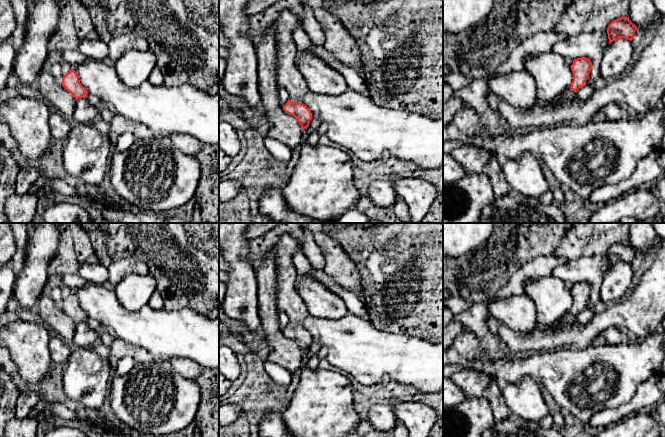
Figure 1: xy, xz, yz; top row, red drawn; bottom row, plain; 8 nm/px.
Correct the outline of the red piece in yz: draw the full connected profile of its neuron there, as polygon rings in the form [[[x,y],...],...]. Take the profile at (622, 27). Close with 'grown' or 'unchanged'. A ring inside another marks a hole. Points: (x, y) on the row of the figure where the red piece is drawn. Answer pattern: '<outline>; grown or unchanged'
[[[622,16],[612,21],[607,28],[609,44],[620,38],[632,41],[637,29],[638,28],[629,20],[629,17]]]; unchanged

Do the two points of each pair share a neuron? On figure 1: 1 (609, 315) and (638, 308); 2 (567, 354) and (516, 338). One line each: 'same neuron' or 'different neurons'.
1: same neuron
2: different neurons

